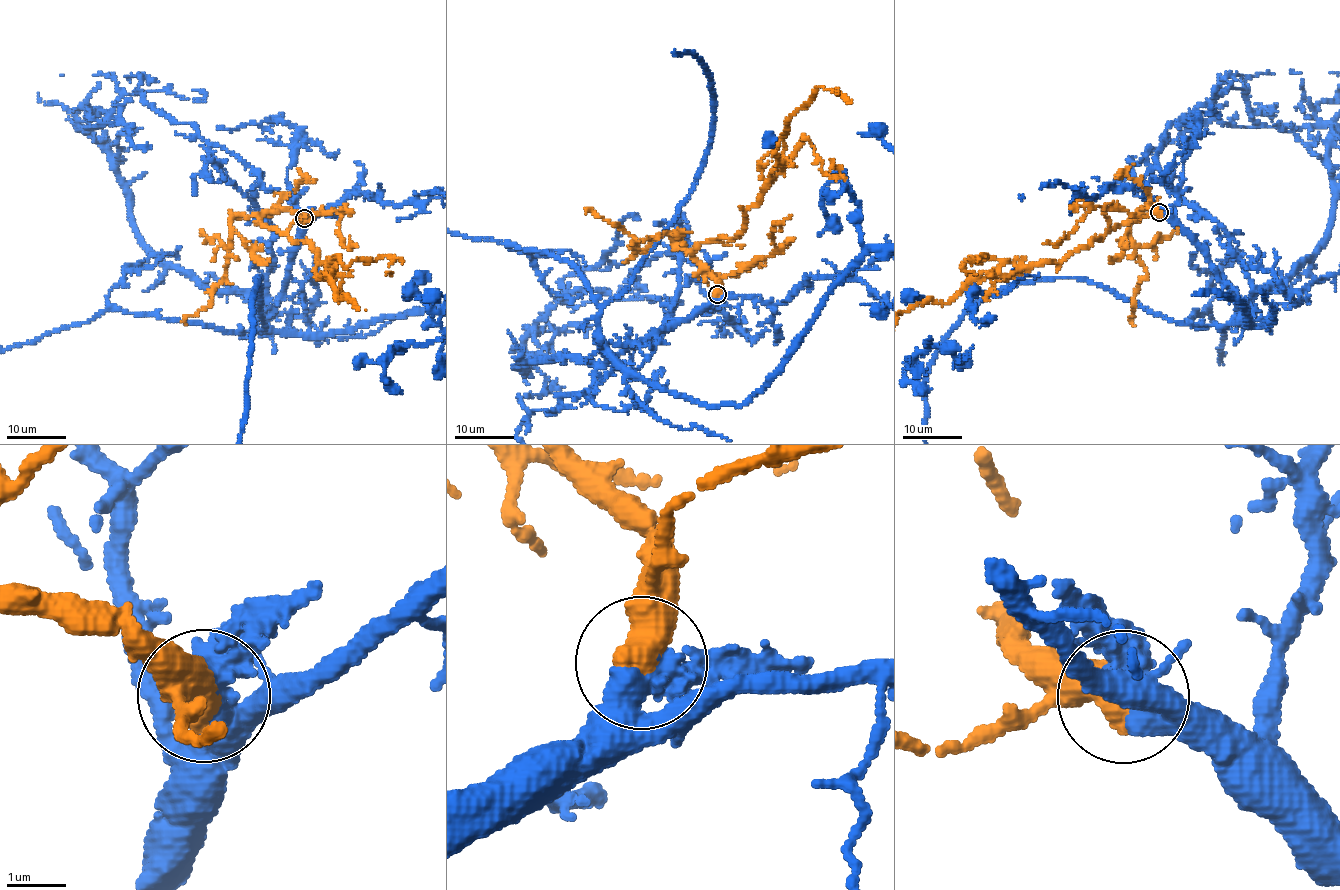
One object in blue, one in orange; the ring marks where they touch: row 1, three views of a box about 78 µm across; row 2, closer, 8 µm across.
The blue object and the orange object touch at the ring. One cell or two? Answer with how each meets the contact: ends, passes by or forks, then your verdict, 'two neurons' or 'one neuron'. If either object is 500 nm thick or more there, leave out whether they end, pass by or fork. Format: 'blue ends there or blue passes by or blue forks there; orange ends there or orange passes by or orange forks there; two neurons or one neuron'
one neuron

